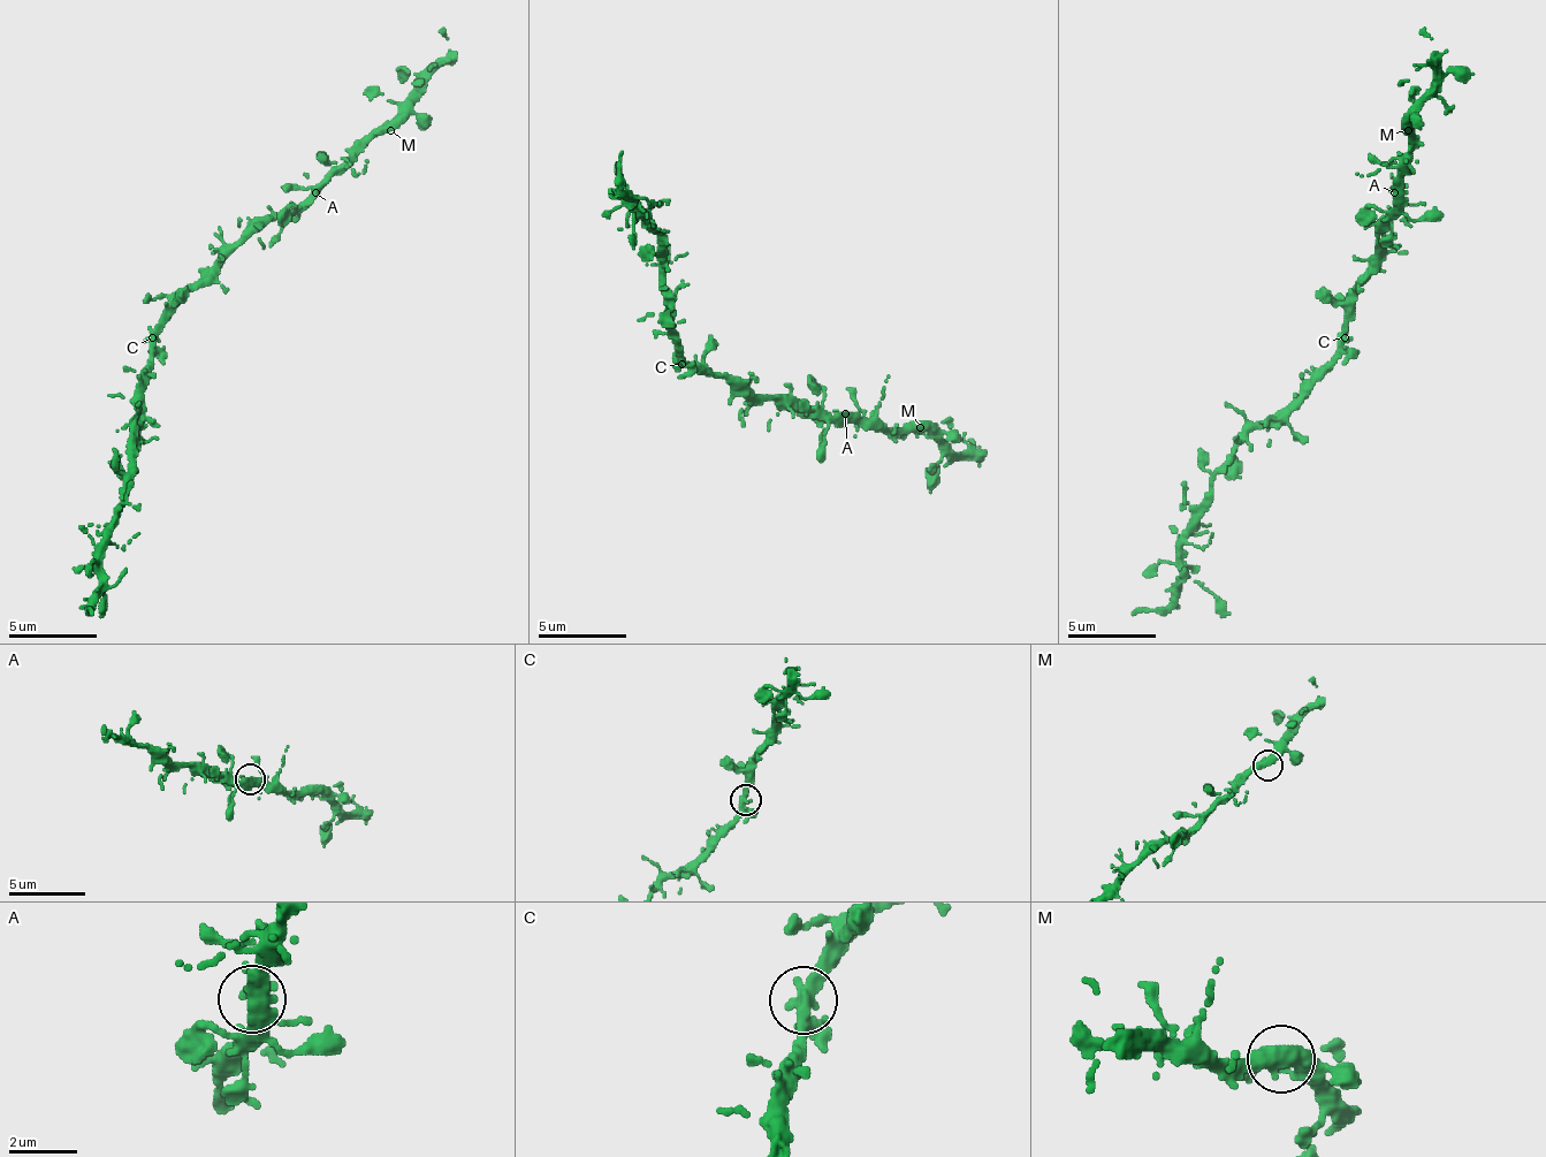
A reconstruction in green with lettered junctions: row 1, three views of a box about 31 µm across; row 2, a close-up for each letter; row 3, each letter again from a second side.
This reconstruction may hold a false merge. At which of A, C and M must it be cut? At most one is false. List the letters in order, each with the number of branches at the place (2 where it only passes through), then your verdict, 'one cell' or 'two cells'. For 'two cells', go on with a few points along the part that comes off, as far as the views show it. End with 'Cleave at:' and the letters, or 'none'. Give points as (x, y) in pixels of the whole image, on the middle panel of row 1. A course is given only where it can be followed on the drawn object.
A: branches 3; one cell
C: branches 3; one cell
M: branches 2; one cell
Cleave at: none

